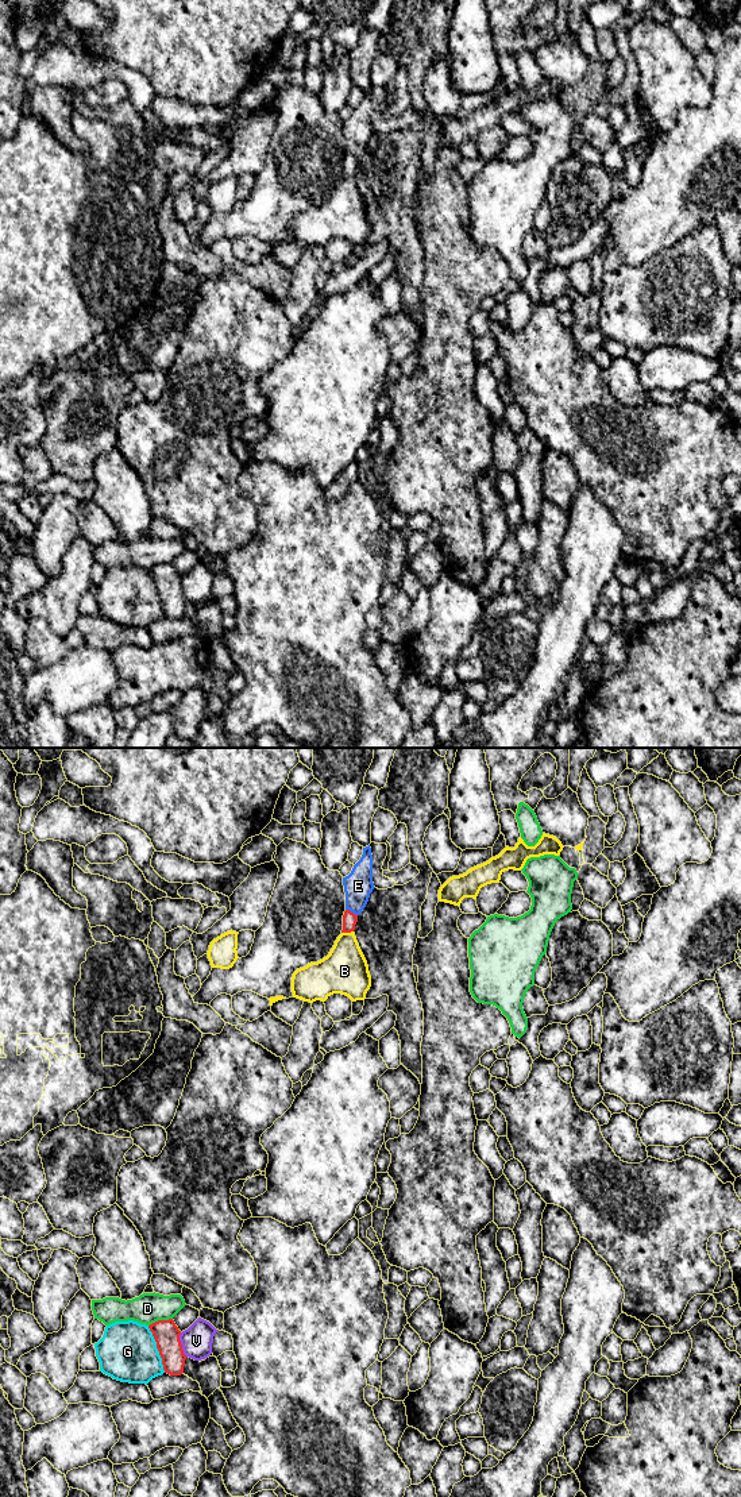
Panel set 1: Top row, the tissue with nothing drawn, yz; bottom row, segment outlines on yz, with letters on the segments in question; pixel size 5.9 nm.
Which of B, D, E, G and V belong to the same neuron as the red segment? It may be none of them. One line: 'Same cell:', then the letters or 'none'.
Same cell: E

